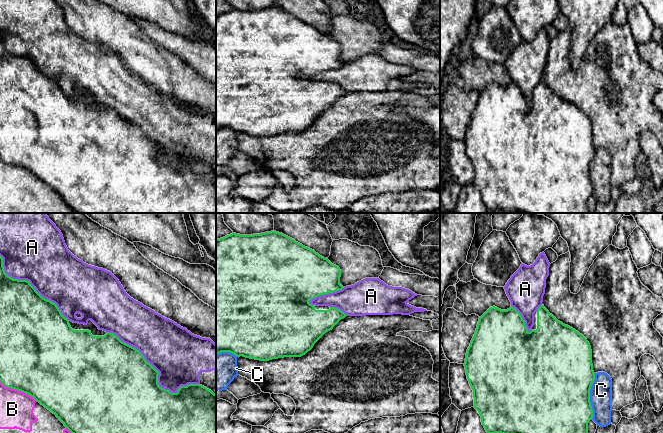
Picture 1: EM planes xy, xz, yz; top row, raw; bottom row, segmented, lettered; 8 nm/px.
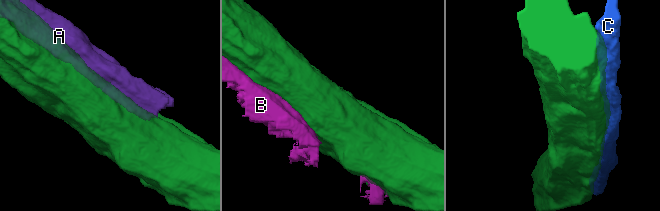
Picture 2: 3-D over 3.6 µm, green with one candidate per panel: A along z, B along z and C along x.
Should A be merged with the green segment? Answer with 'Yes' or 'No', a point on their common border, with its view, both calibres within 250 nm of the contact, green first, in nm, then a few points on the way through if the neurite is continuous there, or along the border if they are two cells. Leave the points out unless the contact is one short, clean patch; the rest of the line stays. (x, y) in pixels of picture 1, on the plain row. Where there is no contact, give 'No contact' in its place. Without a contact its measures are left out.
No. Touches green at xy (158, 148). Thickness 460 nm (green) against 420 nm

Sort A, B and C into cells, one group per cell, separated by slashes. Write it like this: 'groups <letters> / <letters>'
groups A / B / C

